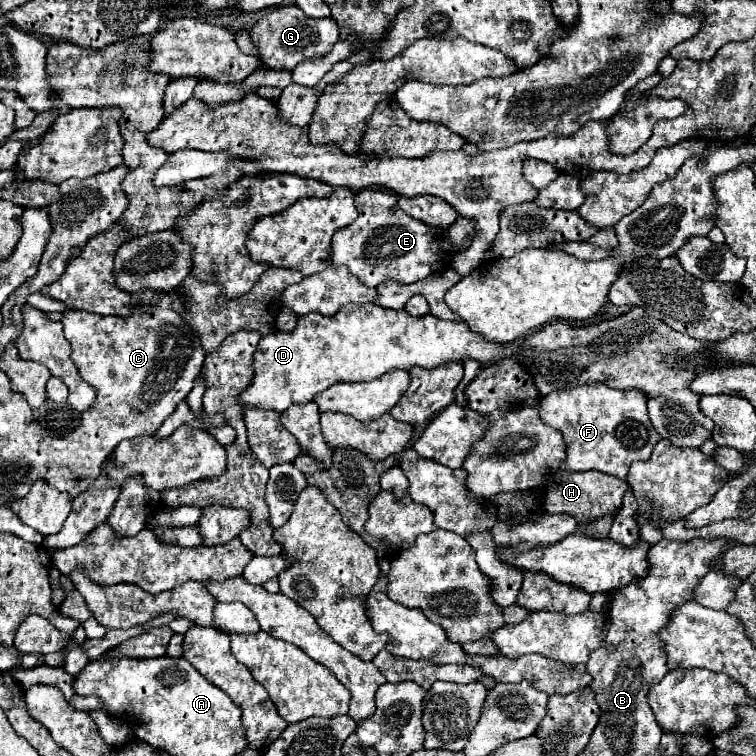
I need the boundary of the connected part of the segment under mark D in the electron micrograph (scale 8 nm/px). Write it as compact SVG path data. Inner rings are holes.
M348 304L342 306L334 316L322 314L308 314L298 318L298 324L292 332L284 334L270 334L264 336L258 344L254 354L254 378L252 386L240 396L244 408L264 408L264 410L278 410L284 412L292 404L308 404L314 400L316 394L324 392L326 388L340 384L340 382L370 382L390 370L410 370L414 366L420 368L436 368L450 362L464 362L476 360L480 366L488 366L504 358L506 344L490 342L480 334L472 332L464 322L442 320L432 314L424 314L420 318L402 310L384 310L376 304Z

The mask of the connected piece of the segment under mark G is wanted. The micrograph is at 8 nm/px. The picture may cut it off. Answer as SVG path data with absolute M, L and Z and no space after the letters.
M276 6L272 18L262 18L250 28L250 38L260 54L260 60L270 70L292 70L298 62L324 56L340 38L334 18L310 18L298 6Z

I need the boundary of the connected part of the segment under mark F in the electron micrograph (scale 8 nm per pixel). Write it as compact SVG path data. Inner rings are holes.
M588 382L542 396L538 408L540 420L564 436L566 460L560 464L560 470L598 470L624 480L630 464L648 460L654 444L660 440L648 418L646 398L636 390L618 392L602 382Z

